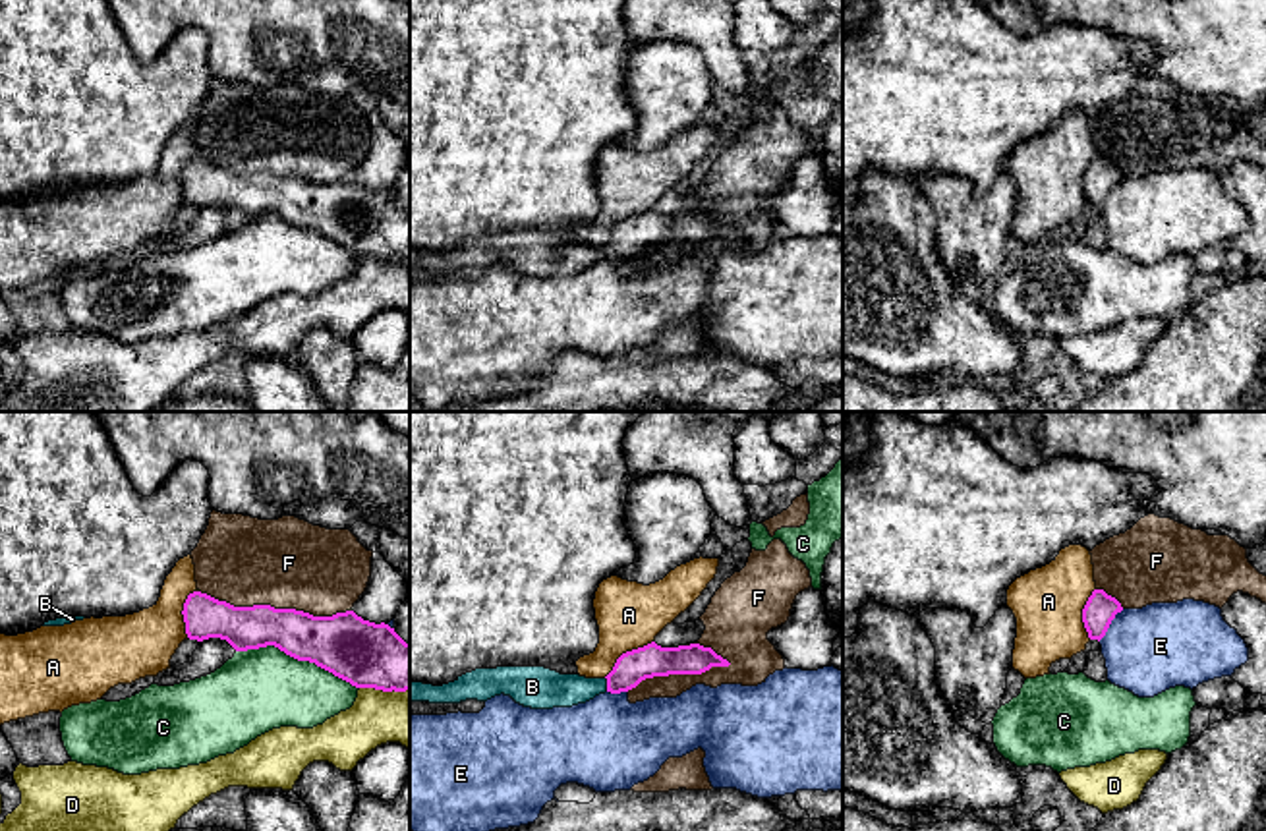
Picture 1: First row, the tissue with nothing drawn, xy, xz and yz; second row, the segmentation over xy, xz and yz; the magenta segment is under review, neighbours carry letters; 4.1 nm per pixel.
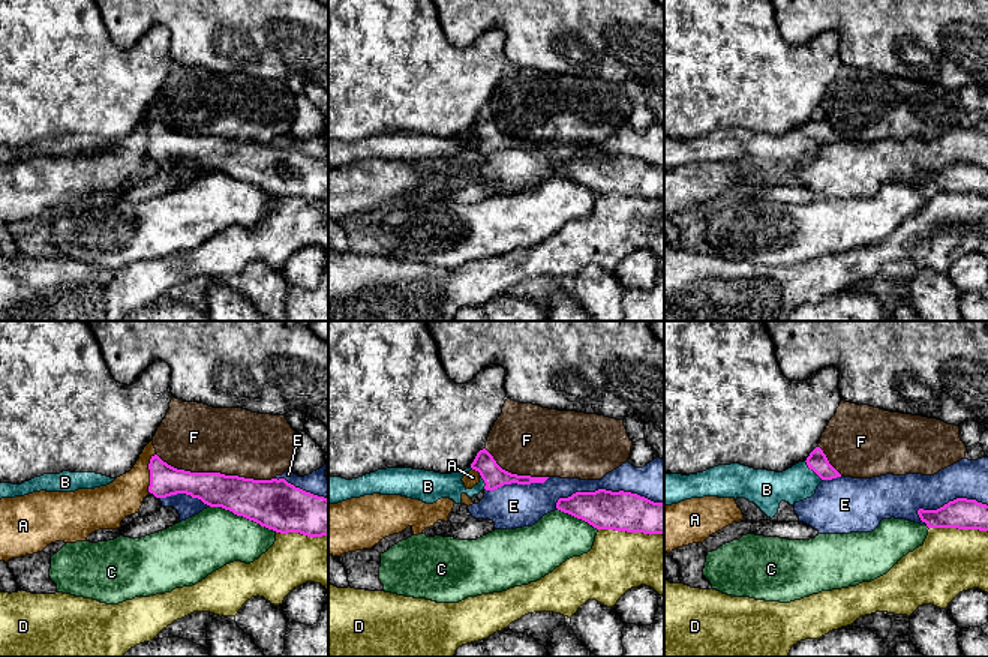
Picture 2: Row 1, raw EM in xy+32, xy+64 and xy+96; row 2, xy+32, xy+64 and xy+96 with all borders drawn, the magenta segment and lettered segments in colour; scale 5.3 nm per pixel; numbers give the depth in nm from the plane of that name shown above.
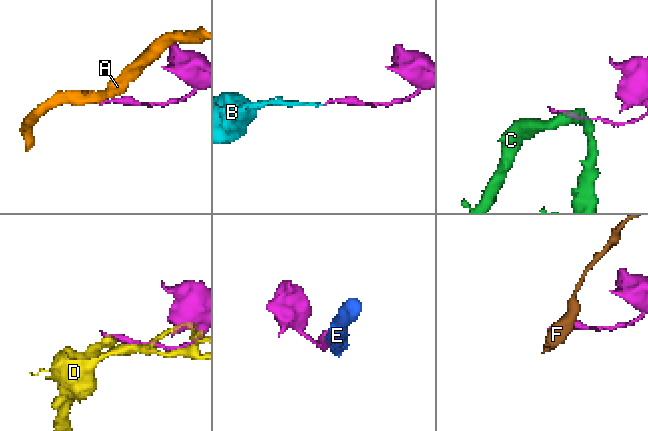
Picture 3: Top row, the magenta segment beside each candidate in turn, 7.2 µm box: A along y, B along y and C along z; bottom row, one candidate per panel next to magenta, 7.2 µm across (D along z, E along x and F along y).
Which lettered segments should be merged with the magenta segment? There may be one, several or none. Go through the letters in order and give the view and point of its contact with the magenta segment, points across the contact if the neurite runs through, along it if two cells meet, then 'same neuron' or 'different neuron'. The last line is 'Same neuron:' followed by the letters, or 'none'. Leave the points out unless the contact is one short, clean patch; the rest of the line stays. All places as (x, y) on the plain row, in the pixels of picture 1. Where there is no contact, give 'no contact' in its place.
A: xz (627, 219) | along xz (652, 207), (627, 217), (604, 244) | different neuron
B: xz (607, 252) | across xz (632, 234), (621, 246), (607, 252), (547, 256) | same neuron
C: xy (298, 227) | different neuron
D: xy (385, 257) | different neuron
E: yz (1110, 190) | different neuron
F: xy (273, 174) | different neuron
Same neuron: B

